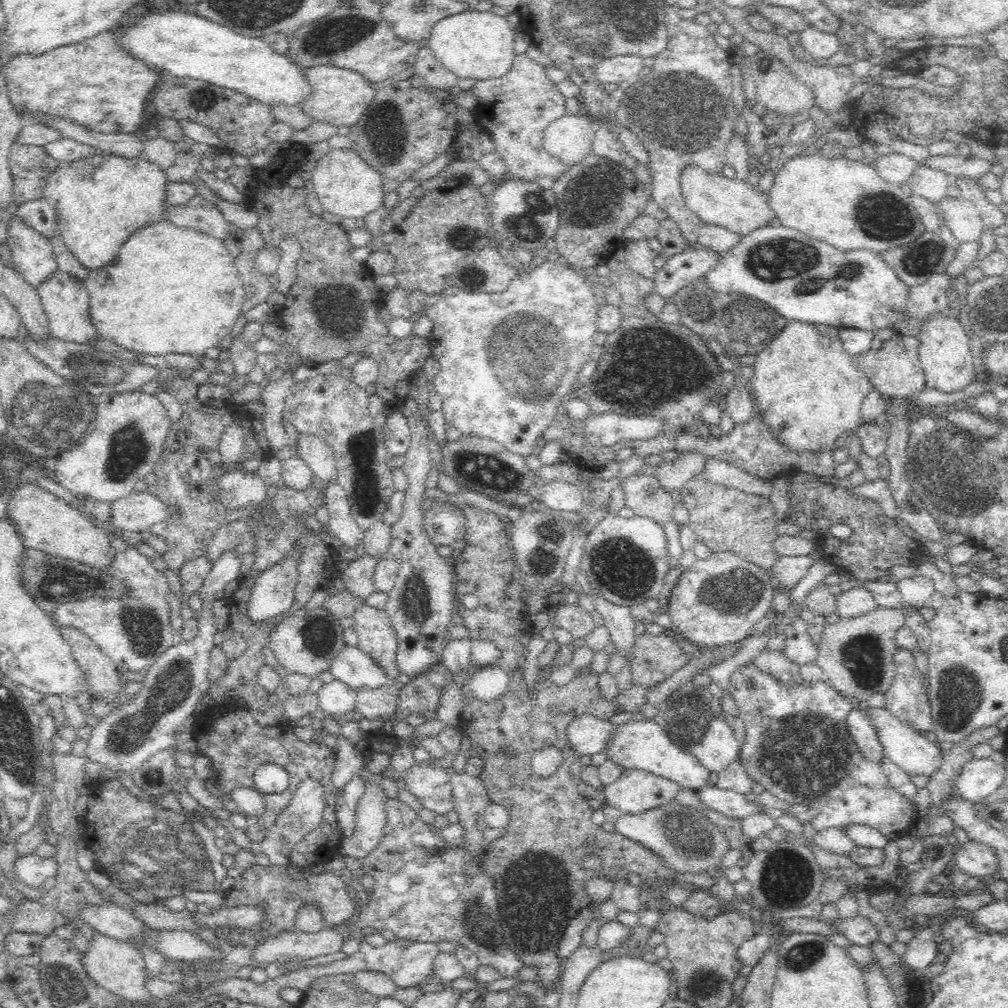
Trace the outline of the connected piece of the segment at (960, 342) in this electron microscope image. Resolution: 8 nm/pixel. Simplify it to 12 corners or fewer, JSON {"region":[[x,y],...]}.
{"region":[[944,313],[922,322],[925,388],[948,394],[982,377],[970,338]]}

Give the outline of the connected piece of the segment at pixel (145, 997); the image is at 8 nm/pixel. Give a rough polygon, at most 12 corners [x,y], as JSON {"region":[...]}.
{"region":[[94,932],[82,953],[90,979],[132,1002],[150,1002],[142,953]]}

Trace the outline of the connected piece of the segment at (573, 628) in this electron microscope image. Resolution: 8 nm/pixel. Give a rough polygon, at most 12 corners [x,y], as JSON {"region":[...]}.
{"region":[[564,602],[554,613],[555,626],[574,639],[596,628],[594,615]]}

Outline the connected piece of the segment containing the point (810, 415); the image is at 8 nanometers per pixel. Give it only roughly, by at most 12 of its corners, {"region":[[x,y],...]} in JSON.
{"region":[[834,325],[755,355],[756,413],[791,450],[864,424],[871,382]]}

